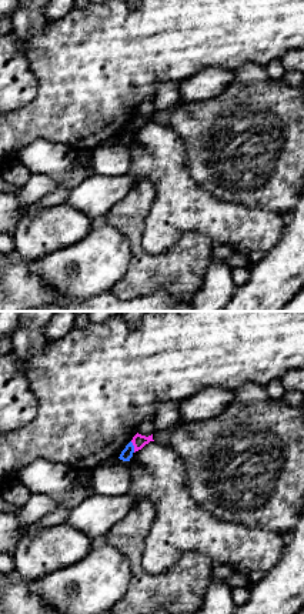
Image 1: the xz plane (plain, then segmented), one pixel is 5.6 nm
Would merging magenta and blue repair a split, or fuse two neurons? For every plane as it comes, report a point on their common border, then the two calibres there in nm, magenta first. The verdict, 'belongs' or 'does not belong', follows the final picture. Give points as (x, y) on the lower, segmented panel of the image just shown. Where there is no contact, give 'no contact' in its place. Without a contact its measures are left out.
contact (134, 447); calibres 80 and 70 nm

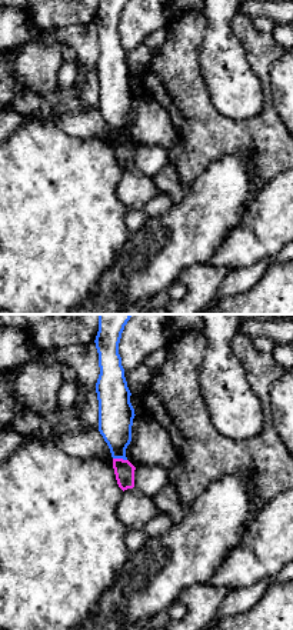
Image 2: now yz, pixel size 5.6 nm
contact (120, 459); calibres 110 and 200 nm

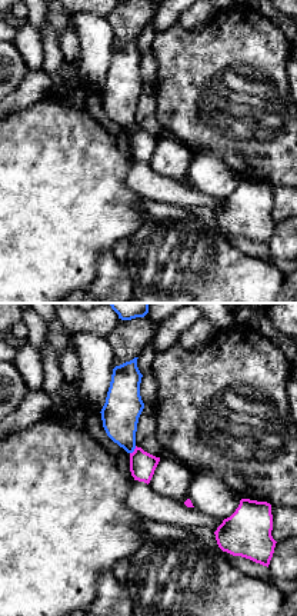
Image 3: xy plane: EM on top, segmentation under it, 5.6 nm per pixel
contact (134, 450); calibres 140 and 220 nm

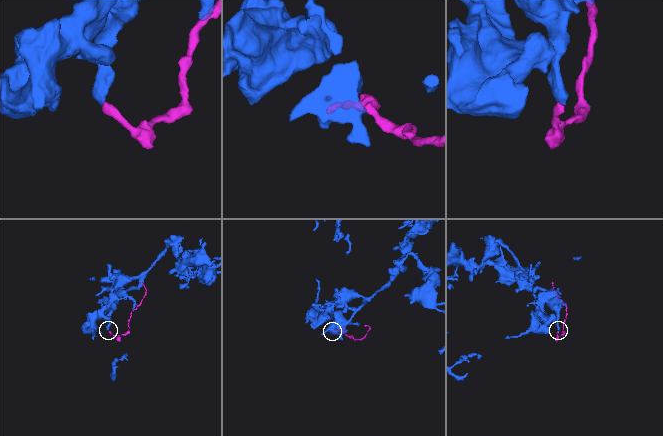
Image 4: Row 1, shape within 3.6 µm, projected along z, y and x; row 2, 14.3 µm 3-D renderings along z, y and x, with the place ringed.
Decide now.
does not belong

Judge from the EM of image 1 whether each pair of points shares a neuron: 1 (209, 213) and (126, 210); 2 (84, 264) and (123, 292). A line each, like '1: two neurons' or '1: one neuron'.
1: two neurons
2: two neurons

